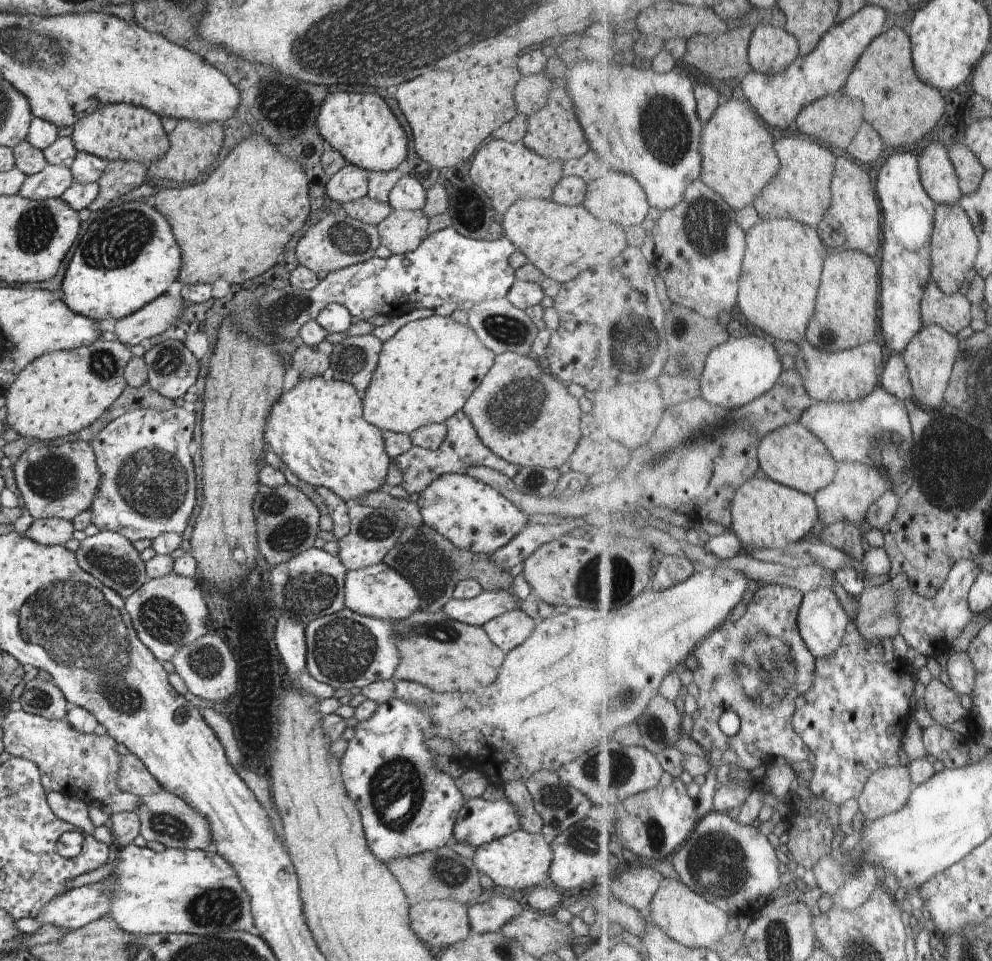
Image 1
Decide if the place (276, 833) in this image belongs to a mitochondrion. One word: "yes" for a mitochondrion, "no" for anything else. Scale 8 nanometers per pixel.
no

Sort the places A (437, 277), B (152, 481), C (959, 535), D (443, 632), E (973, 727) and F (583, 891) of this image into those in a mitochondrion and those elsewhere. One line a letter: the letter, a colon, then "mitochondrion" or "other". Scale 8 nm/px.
A: other
B: mitochondrion
C: other
D: mitochondrion
E: other
F: other

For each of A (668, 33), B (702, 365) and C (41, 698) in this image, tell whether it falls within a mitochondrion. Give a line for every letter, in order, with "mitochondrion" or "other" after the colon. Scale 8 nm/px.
A: other
B: other
C: mitochondrion

